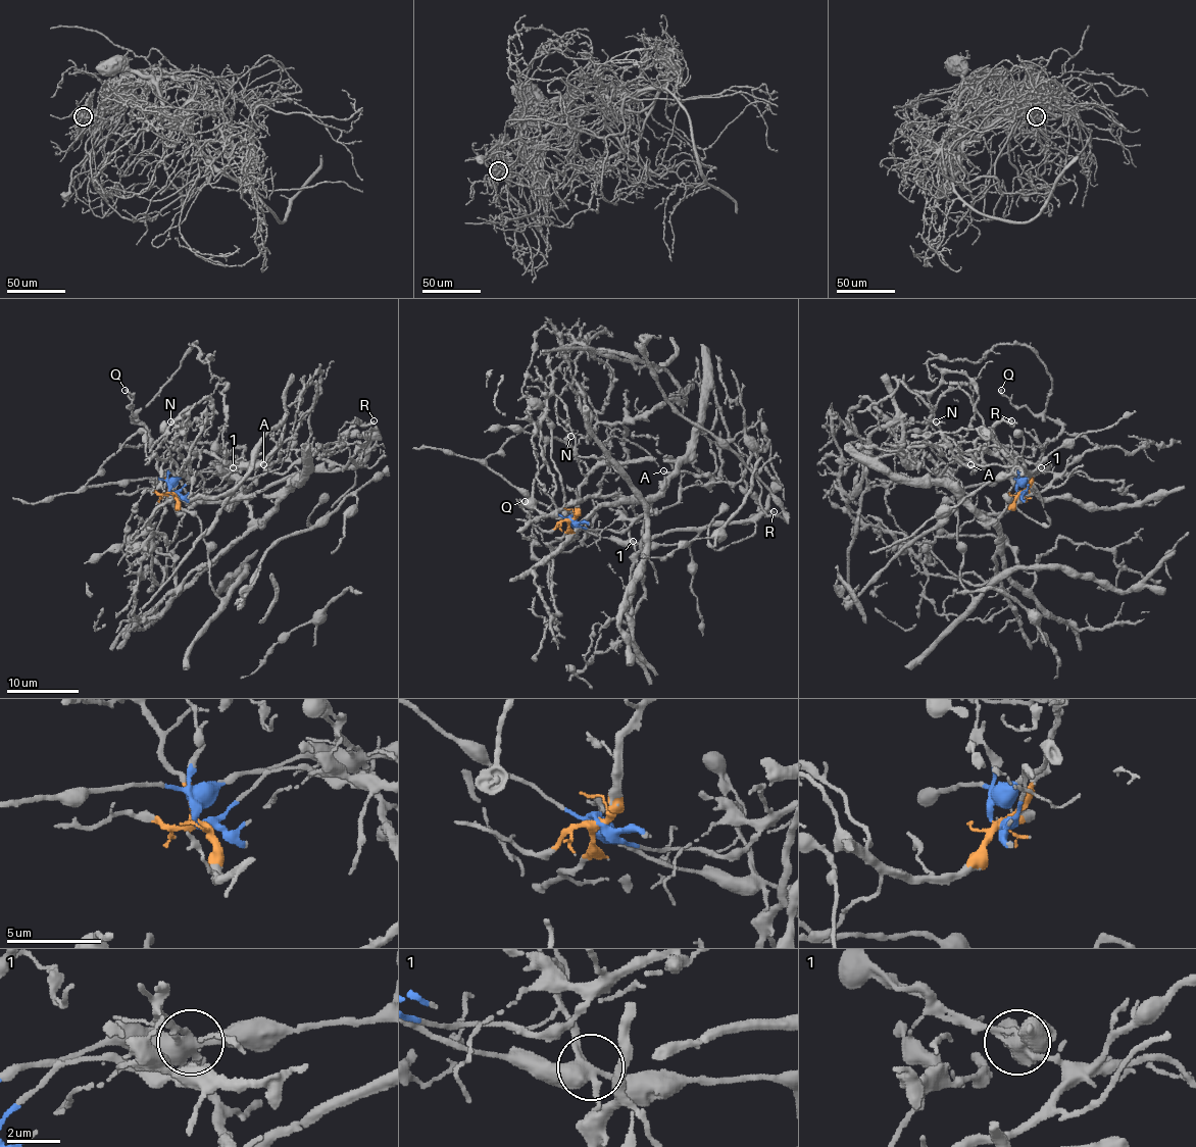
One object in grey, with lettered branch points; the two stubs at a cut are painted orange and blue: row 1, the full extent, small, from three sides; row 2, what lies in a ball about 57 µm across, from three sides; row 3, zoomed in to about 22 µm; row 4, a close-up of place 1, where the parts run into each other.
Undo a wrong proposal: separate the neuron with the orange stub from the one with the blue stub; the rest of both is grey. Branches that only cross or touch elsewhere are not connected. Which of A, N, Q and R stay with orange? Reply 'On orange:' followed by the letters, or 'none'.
On orange: Q

